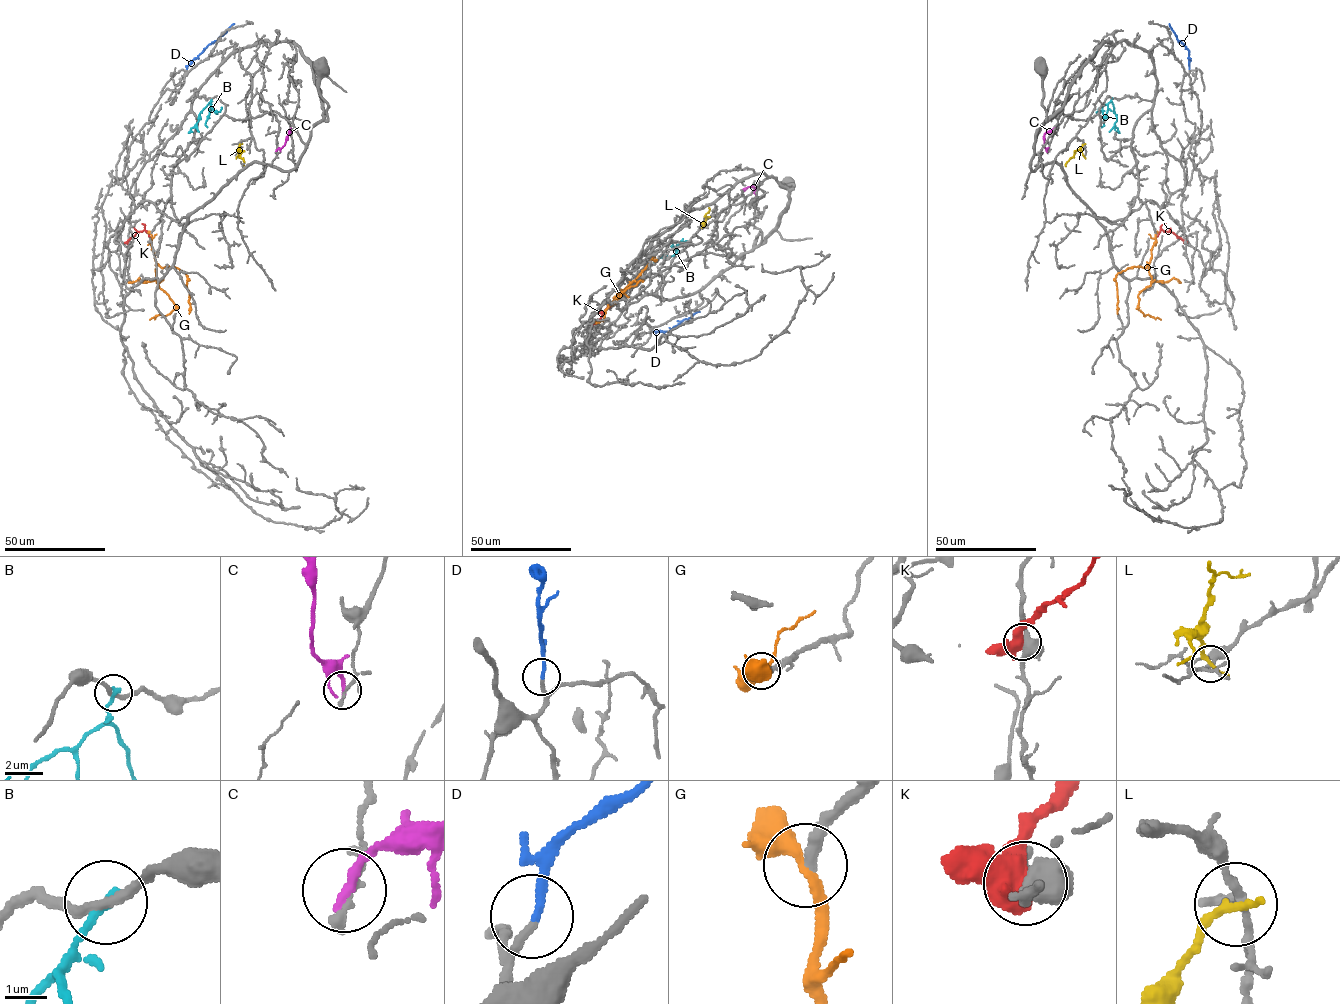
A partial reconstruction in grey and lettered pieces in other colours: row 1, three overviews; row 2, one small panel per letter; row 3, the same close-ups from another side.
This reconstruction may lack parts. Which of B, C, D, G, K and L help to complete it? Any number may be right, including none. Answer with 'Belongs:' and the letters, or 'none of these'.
Belongs: D, G

